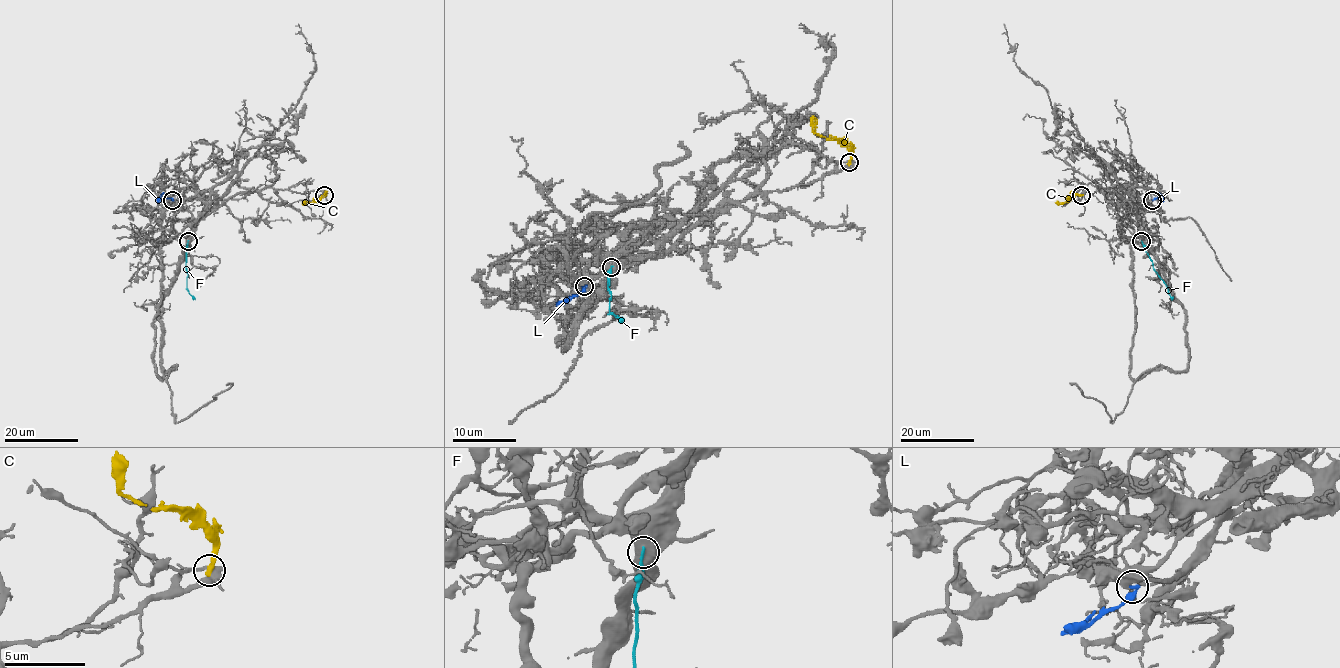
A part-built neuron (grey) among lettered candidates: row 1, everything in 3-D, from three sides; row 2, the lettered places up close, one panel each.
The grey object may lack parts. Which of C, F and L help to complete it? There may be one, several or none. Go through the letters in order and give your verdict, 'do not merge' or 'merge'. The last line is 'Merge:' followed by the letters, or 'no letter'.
C: do not merge
F: do not merge
L: merge
Merge: L

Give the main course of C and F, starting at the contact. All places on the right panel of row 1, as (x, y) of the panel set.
C: (1081, 195), (1075, 194), (1068, 202), (1055, 202)
F: (1142, 241), (1171, 299)

